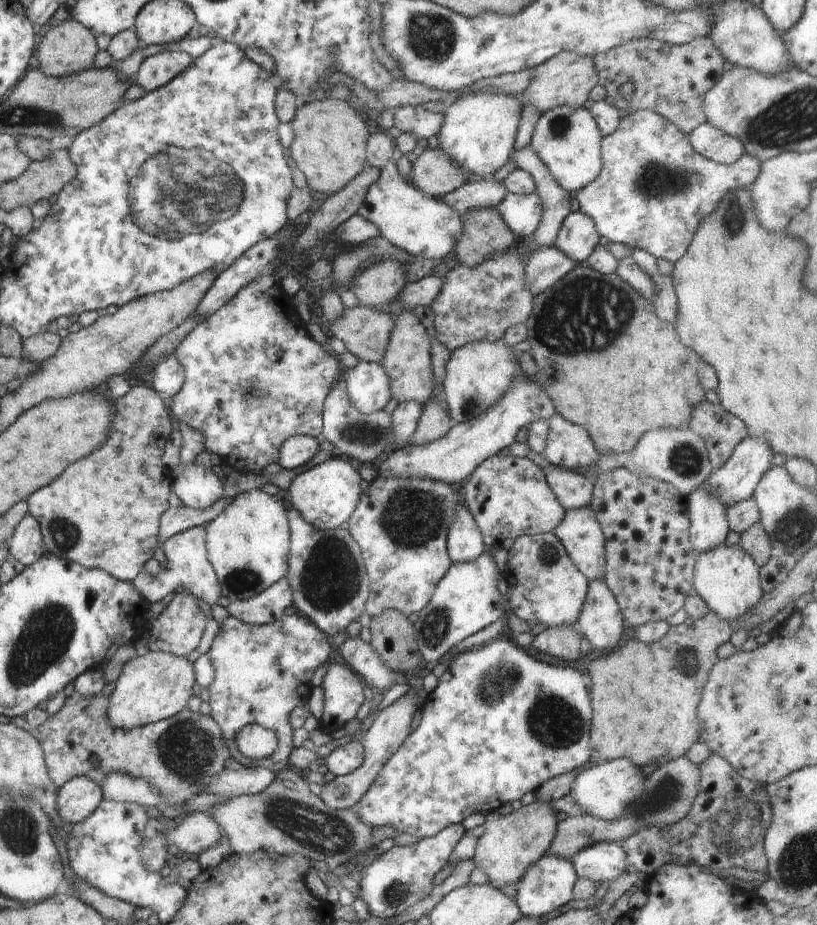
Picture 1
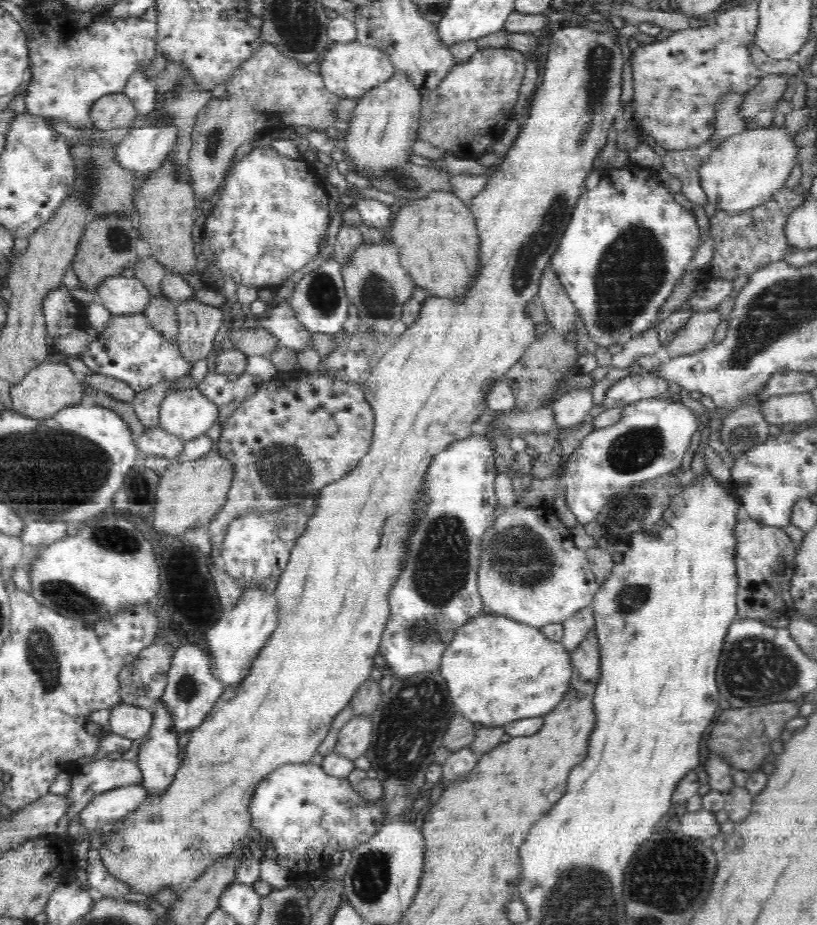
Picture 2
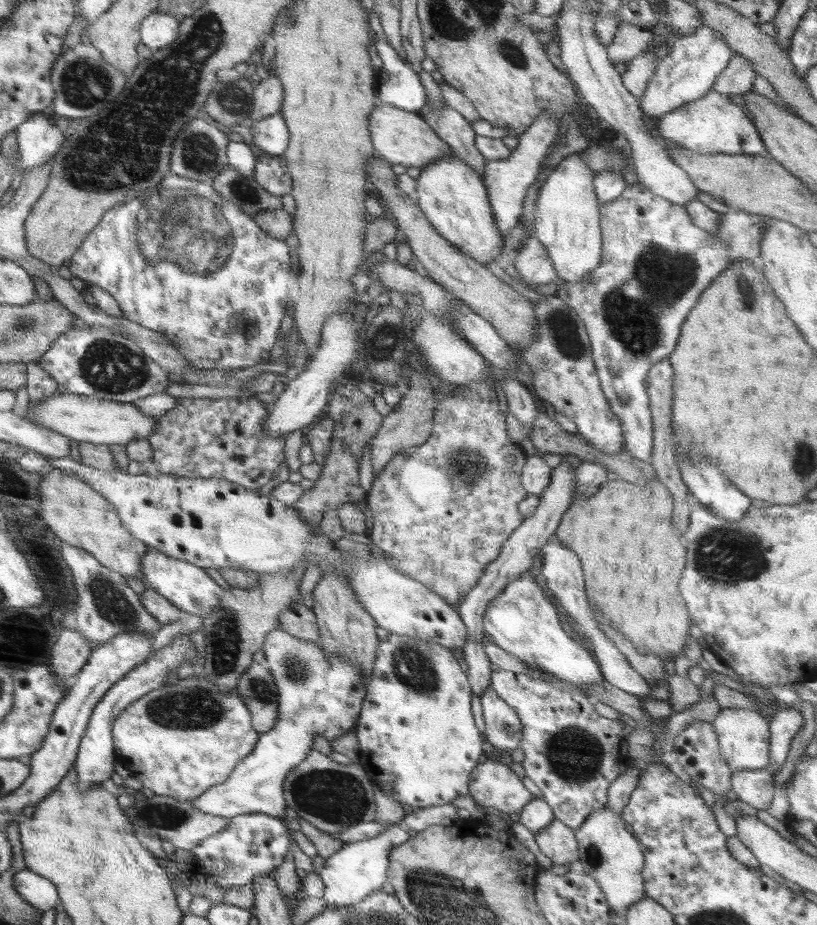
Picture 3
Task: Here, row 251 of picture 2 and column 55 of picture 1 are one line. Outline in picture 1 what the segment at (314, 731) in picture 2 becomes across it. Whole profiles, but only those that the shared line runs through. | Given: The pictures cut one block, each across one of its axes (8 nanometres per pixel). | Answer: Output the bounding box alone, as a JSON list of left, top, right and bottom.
[25,384,173,582]

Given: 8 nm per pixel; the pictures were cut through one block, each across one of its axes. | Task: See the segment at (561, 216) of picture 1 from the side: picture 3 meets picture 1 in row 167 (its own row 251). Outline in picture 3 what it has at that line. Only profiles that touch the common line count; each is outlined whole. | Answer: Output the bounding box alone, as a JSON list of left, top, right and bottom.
[516,236,557,288]

